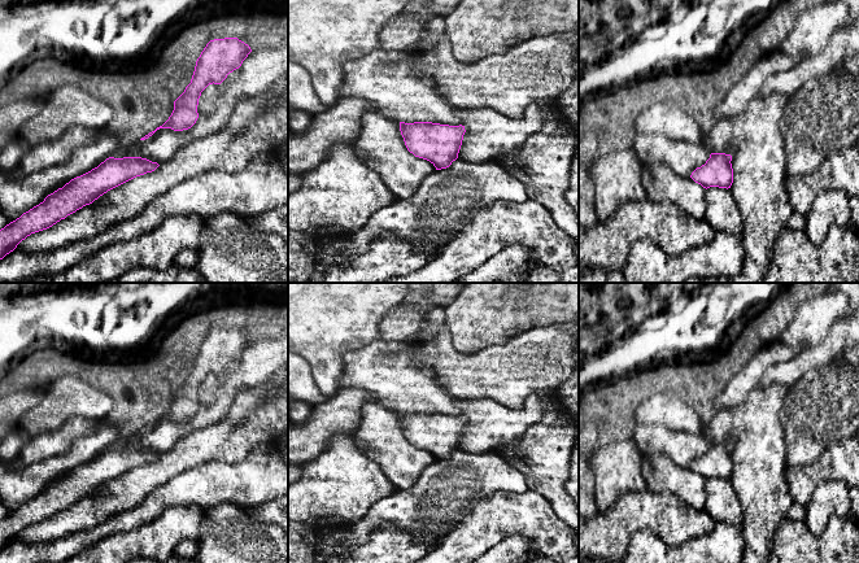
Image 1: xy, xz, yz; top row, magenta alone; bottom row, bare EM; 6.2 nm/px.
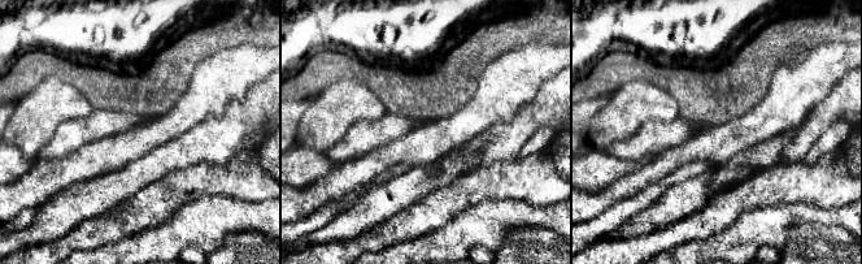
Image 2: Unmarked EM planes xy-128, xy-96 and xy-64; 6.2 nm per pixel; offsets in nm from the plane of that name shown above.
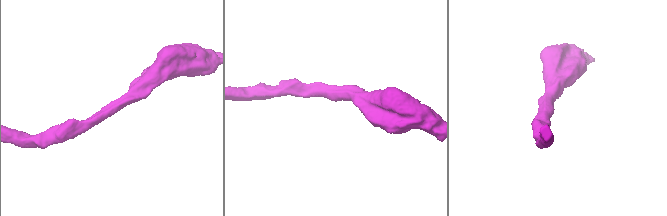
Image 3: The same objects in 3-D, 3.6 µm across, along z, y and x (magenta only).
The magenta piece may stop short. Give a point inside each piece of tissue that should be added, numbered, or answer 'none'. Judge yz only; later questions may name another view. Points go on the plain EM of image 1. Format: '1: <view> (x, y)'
none

